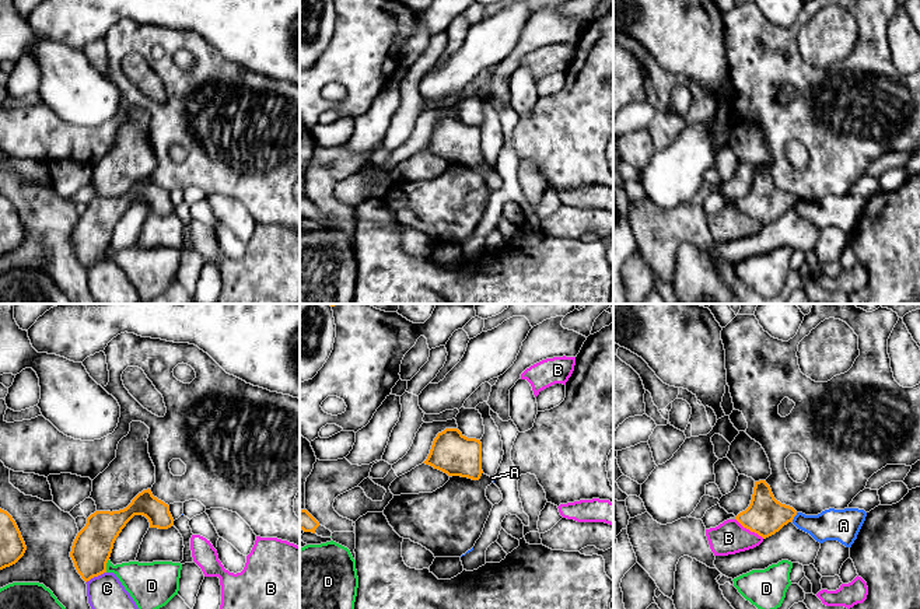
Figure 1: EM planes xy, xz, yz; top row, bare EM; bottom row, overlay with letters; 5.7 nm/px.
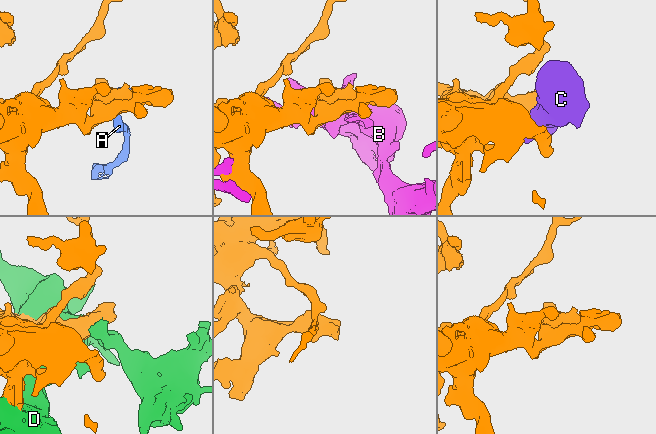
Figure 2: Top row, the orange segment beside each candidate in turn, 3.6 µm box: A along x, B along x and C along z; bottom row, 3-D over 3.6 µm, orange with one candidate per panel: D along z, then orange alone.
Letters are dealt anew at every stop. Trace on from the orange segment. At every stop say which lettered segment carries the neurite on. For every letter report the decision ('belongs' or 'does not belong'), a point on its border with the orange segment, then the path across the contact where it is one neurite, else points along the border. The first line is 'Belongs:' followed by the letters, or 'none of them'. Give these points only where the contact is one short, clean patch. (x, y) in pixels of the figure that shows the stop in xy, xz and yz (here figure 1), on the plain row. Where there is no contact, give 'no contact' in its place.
Belongs: none of them
A: does not belong; meets orange in yz at (794, 202); border along yz (797, 199), (791, 207)
B: does not belong; meets orange in yz at (749, 216)
C: does not belong; meets orange in xy at (95, 262)
D: does not belong; meets orange in xy at (105, 252)

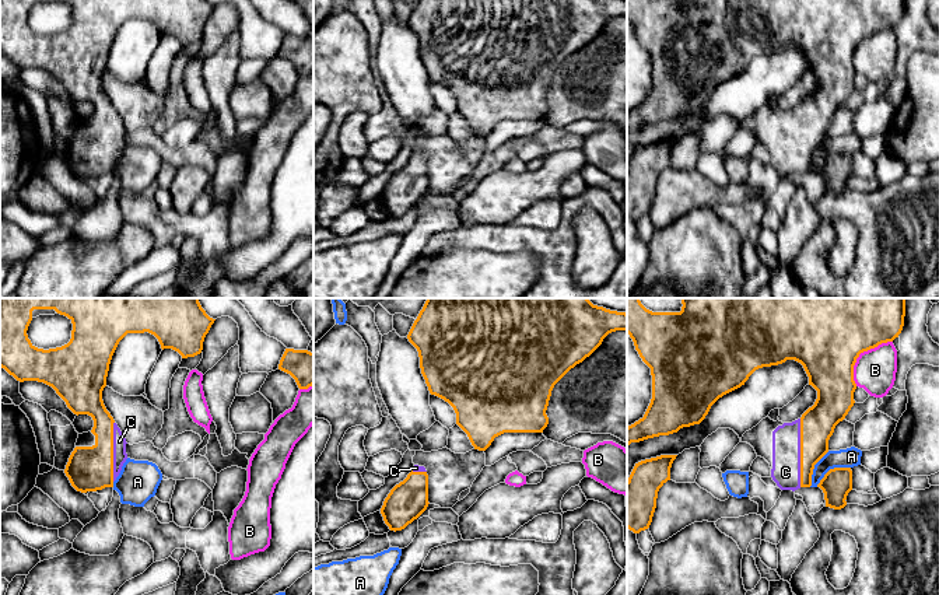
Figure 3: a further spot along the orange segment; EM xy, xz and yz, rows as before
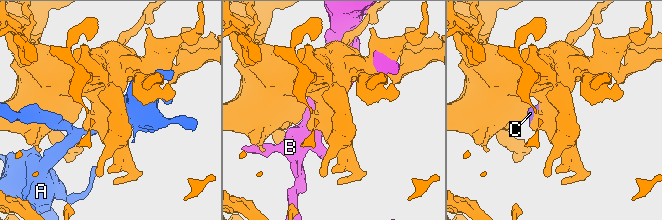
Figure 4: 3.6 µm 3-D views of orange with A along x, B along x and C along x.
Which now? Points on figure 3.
Belongs: C
A: does not belong; meets orange in yz at (831, 156)
B: does not belong; meets orange in yz at (859, 39)
C: belongs; meets orange in yz at (801, 139)

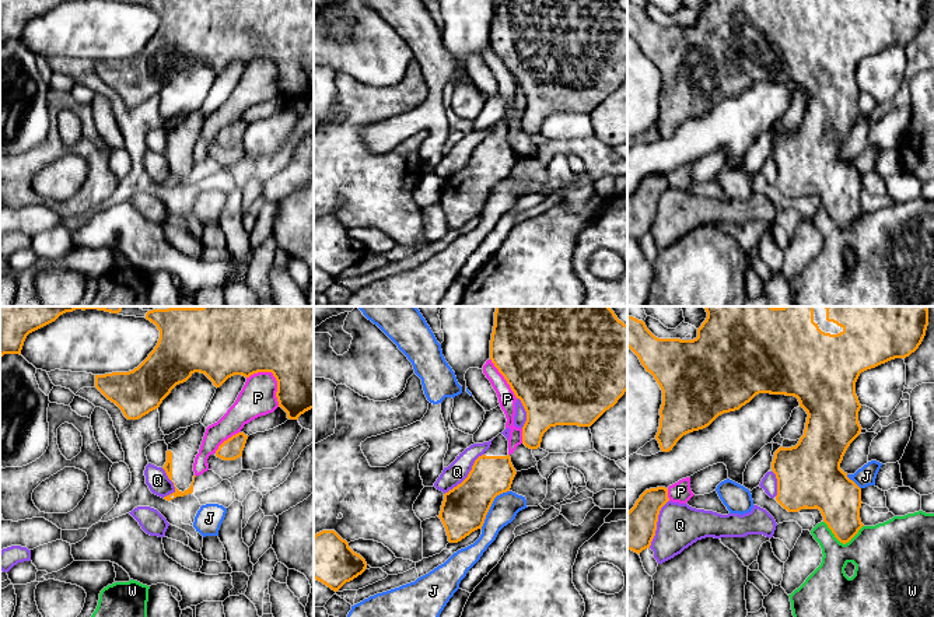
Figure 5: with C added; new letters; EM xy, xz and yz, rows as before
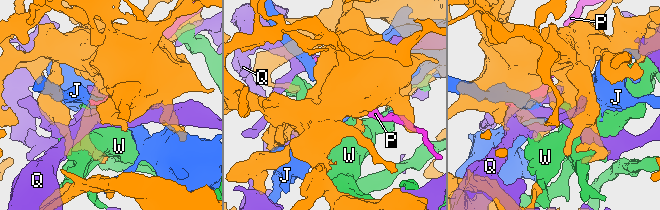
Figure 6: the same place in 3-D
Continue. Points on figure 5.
Belongs: none of them
J: does not belong; meets orange in xz at (490, 192); border along xz (509, 176), (495, 185), (481, 214)
P: does not belong; meets orange in xy at (275, 63)
Q: does not belong; meets orange in xz at (468, 162)
W: does not belong; meets orange in yz at (842, 228)

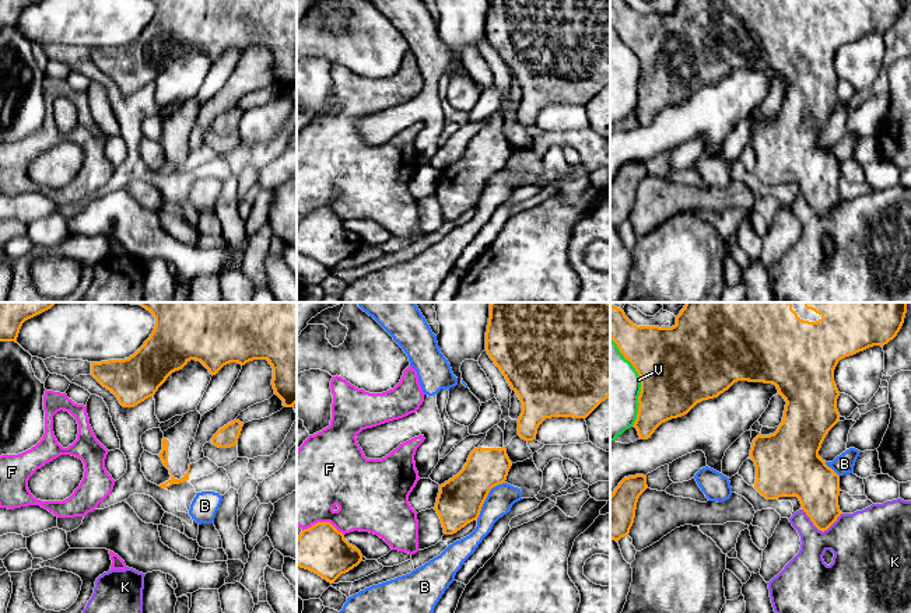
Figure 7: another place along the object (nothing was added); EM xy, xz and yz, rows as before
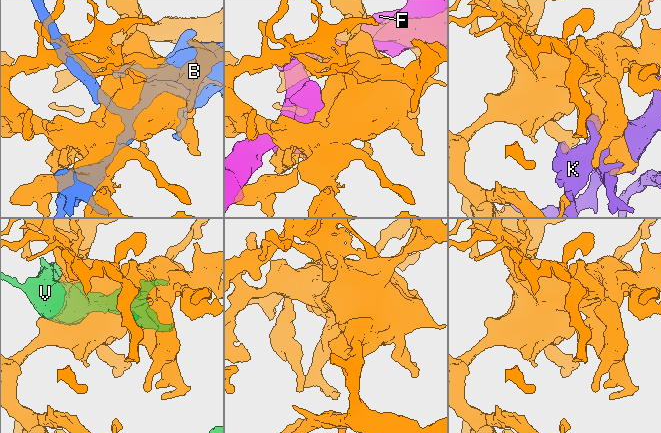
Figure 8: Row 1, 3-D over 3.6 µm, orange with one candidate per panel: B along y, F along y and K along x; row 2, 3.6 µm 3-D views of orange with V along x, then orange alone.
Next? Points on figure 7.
Belongs: none of them
B: does not belong; meets orange in xz at (486, 184); border along xz (504, 168), (490, 177), (476, 206)
F: does not belong; meets orange in xz at (323, 209)
K: does not belong; meets orange in yz at (820, 216)
V: does not belong; meets orange in yz at (641, 67)

